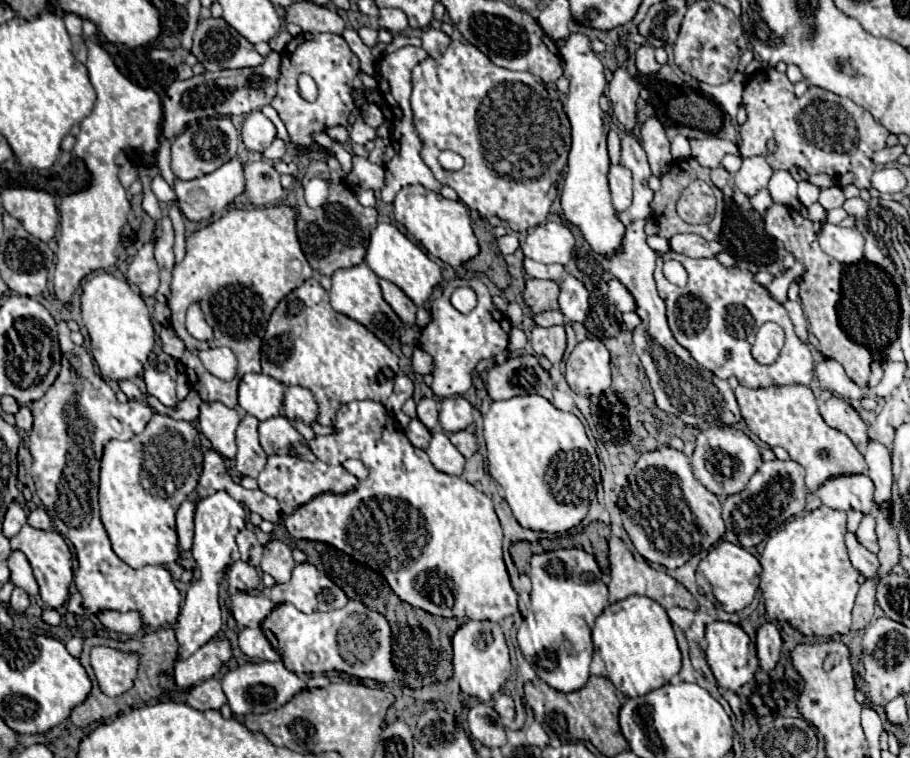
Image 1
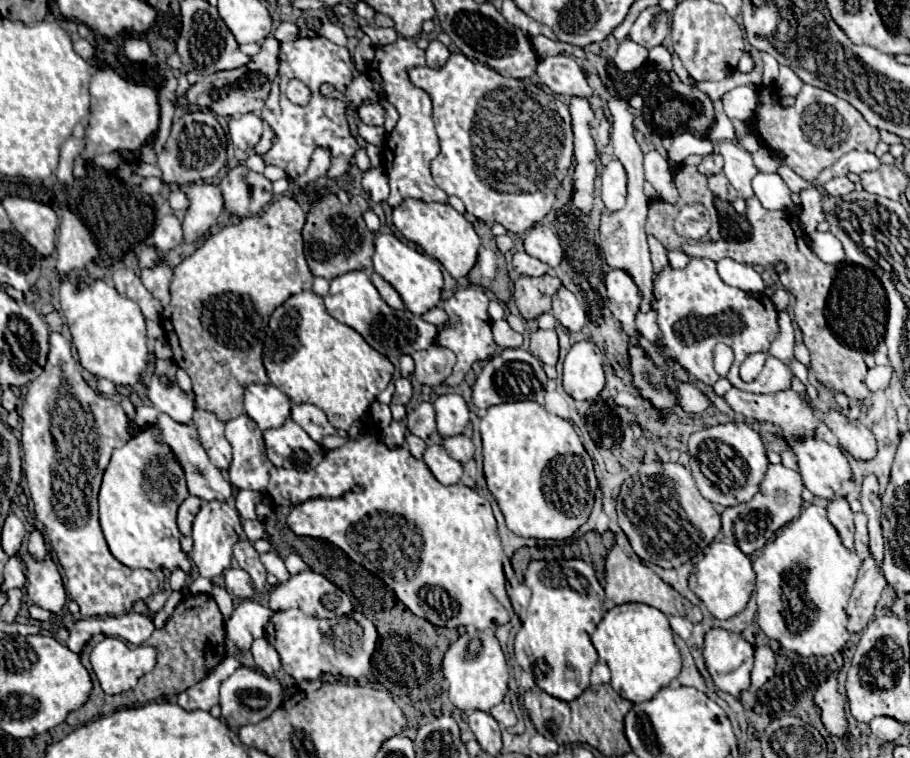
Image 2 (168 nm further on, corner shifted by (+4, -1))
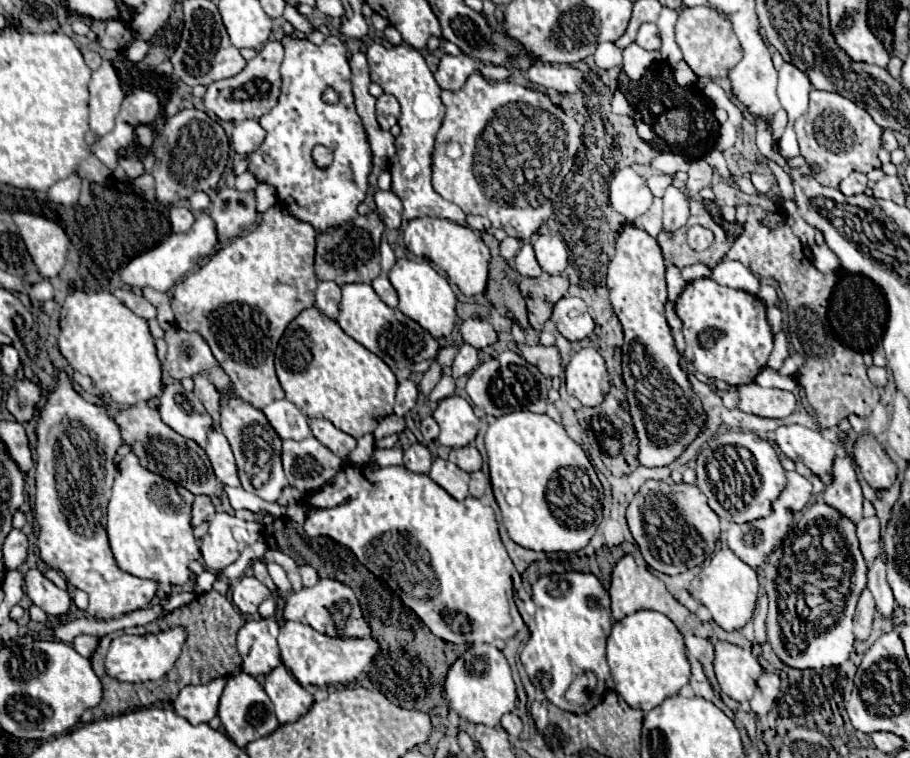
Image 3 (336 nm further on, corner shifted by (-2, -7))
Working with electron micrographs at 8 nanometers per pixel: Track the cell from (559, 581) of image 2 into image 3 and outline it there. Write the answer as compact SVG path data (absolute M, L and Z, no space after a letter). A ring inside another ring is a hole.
M564 573L560 579L550 575L540 577L532 587L536 609L536 631L520 653L520 661L530 677L530 681L544 691L546 699L558 709L570 713L584 713L582 707L570 705L564 699L570 681L570 661L580 669L588 669L598 677L600 693L606 691L606 679L610 669L606 663L606 639L612 629L610 597L608 591L592 573Z

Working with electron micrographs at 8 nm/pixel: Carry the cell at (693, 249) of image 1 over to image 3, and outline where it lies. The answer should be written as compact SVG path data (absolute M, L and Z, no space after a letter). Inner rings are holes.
M756 205L748 207L748 219L744 223L742 235L736 239L728 251L728 259L742 261L754 275L772 277L778 281L788 311L788 337L798 355L806 361L796 373L796 381L804 387L806 399L814 411L816 423L822 429L832 429L840 419L848 415L868 417L878 405L880 389L870 383L862 355L850 347L844 347L832 333L832 327L826 319L828 299L836 283L834 273L820 273L804 255L800 239L792 233L788 225L778 229L768 229L762 225L764 211Z

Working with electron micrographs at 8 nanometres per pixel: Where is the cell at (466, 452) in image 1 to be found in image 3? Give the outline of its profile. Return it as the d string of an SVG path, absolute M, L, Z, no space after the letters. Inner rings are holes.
M474 445L452 449L450 451L450 461L454 465L458 465L466 473L474 473L474 471L478 471L482 467L482 457L480 457L480 453L478 453L478 449Z

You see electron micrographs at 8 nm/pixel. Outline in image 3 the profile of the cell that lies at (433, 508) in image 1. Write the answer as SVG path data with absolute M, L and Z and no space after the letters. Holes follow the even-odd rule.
M364 465L342 467L330 483L310 495L308 503L312 507L332 509L310 509L304 521L304 533L308 537L326 535L352 549L358 561L378 579L384 579L404 605L408 605L438 639L454 645L476 641L494 643L498 639L508 641L518 633L521 625L525 625L513 600L512 573L516 568L500 541L492 507L482 505L478 499L466 497L464 501L456 501L428 475L414 475L404 467L372 469Z

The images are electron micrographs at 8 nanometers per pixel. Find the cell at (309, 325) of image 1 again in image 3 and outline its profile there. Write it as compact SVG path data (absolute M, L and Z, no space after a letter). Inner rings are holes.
M316 307L302 311L280 339L276 375L286 399L306 417L324 417L356 439L372 433L384 417L394 413L396 375L380 357L348 337L336 321L322 317Z

